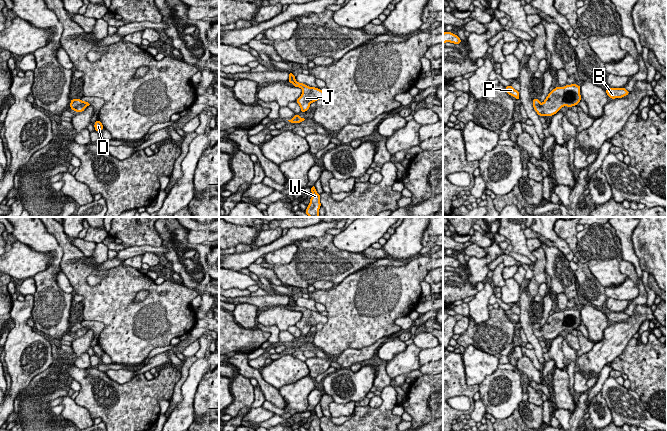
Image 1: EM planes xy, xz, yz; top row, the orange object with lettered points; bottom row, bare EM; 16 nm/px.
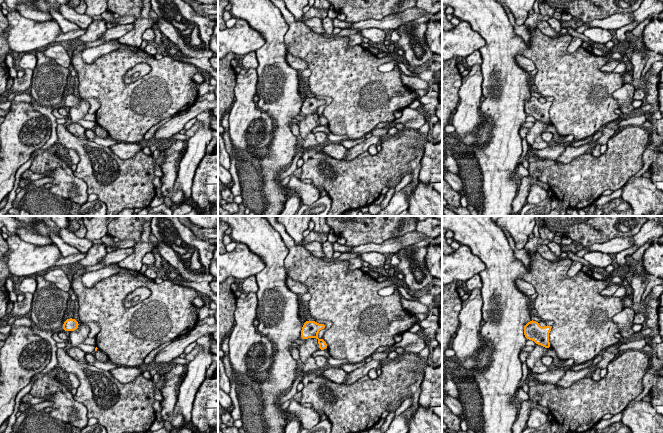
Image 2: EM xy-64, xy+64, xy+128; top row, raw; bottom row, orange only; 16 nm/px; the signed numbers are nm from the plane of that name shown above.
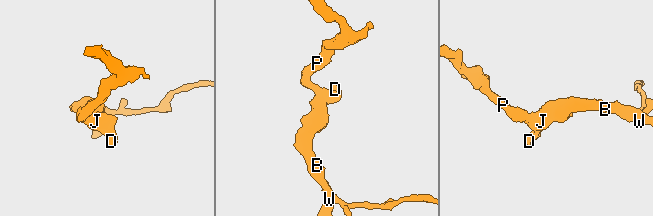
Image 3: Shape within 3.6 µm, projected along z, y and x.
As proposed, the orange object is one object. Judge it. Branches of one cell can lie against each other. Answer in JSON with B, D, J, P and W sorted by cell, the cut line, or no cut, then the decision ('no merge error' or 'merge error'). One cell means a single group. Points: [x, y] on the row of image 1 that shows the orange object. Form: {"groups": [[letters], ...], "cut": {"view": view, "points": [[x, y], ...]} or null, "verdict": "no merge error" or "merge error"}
{"groups": [["B", "D", "J", "P", "W"]], "cut": null, "verdict": "no merge error"}

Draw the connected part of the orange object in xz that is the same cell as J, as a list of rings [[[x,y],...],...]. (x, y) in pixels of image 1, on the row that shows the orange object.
[[[289,72],[288,83],[292,83],[294,87],[299,87],[302,89],[301,96],[296,99],[296,102],[301,107],[301,113],[310,109],[310,104],[316,102],[319,99],[325,100],[328,97],[326,91],[321,91],[319,88],[309,87],[303,83],[299,83],[295,79],[296,76],[292,72]]]

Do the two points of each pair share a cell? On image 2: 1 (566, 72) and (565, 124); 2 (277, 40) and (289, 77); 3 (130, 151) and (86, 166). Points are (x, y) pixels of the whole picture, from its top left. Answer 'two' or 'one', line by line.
1: one
2: one
3: two

